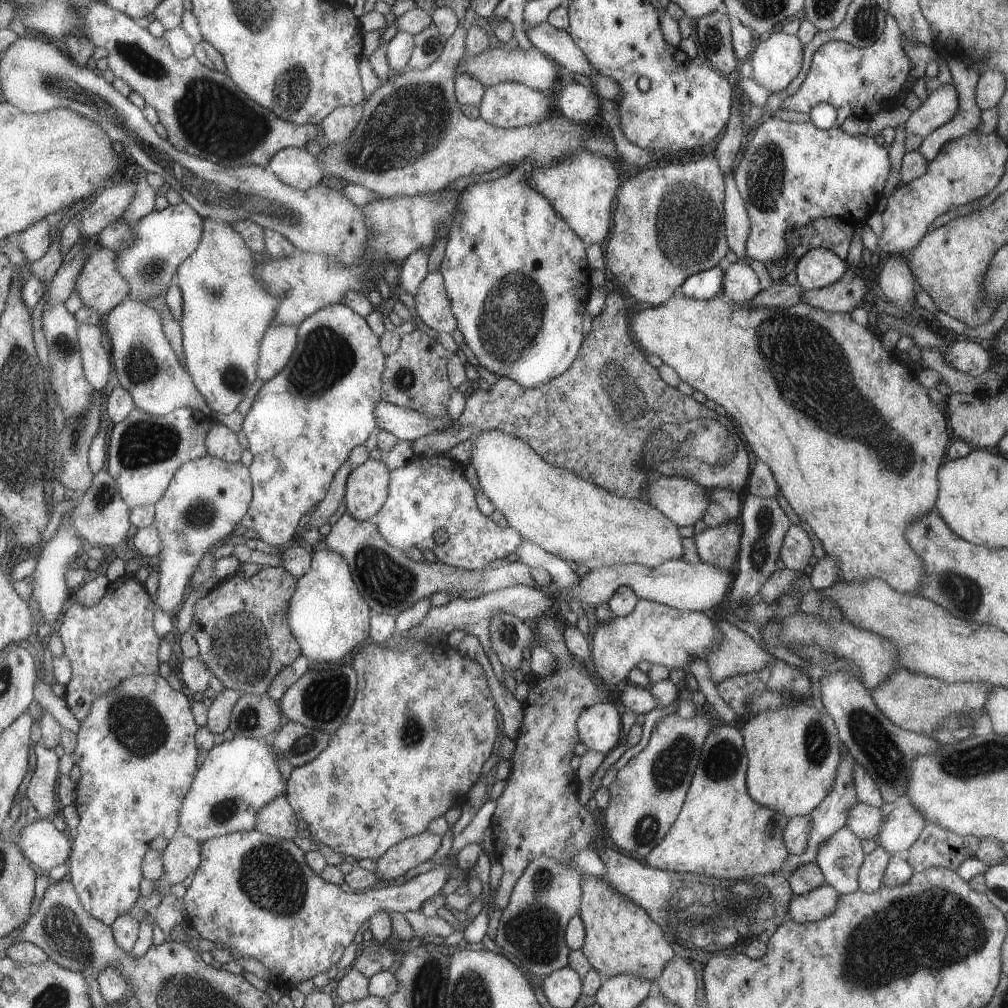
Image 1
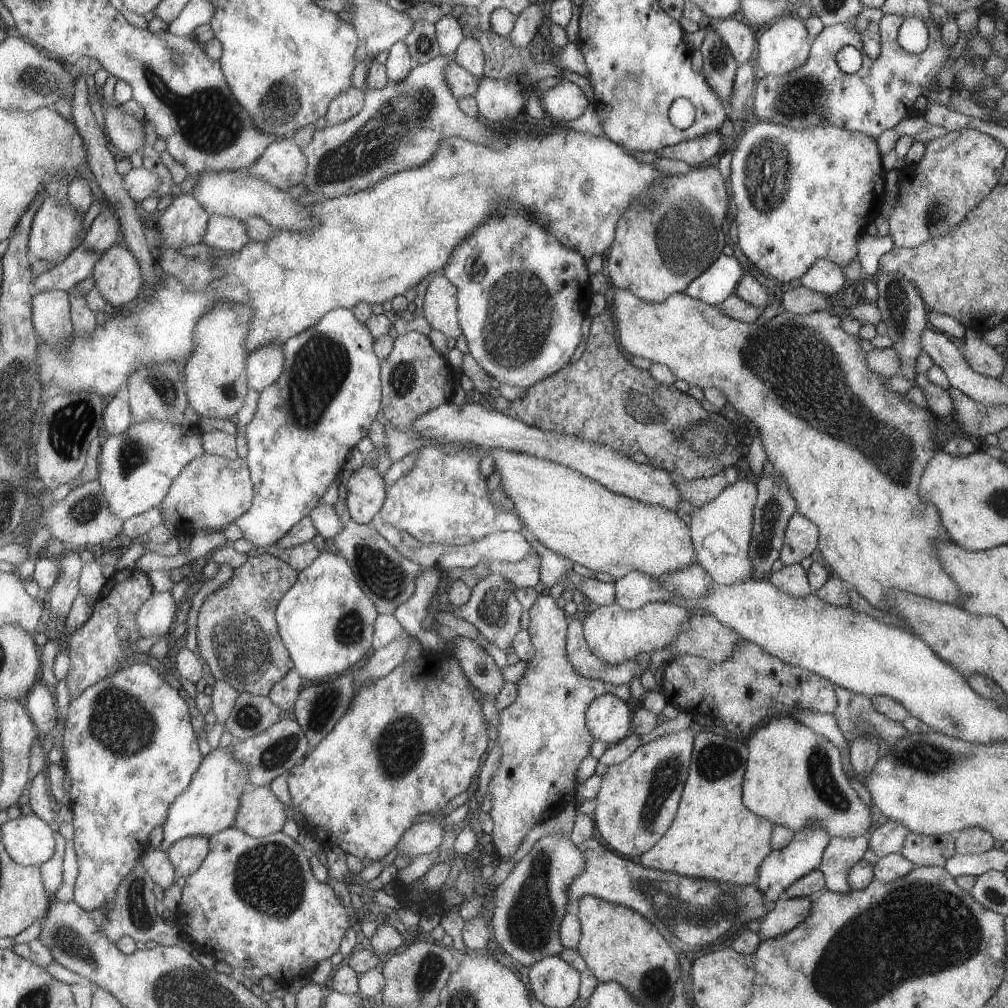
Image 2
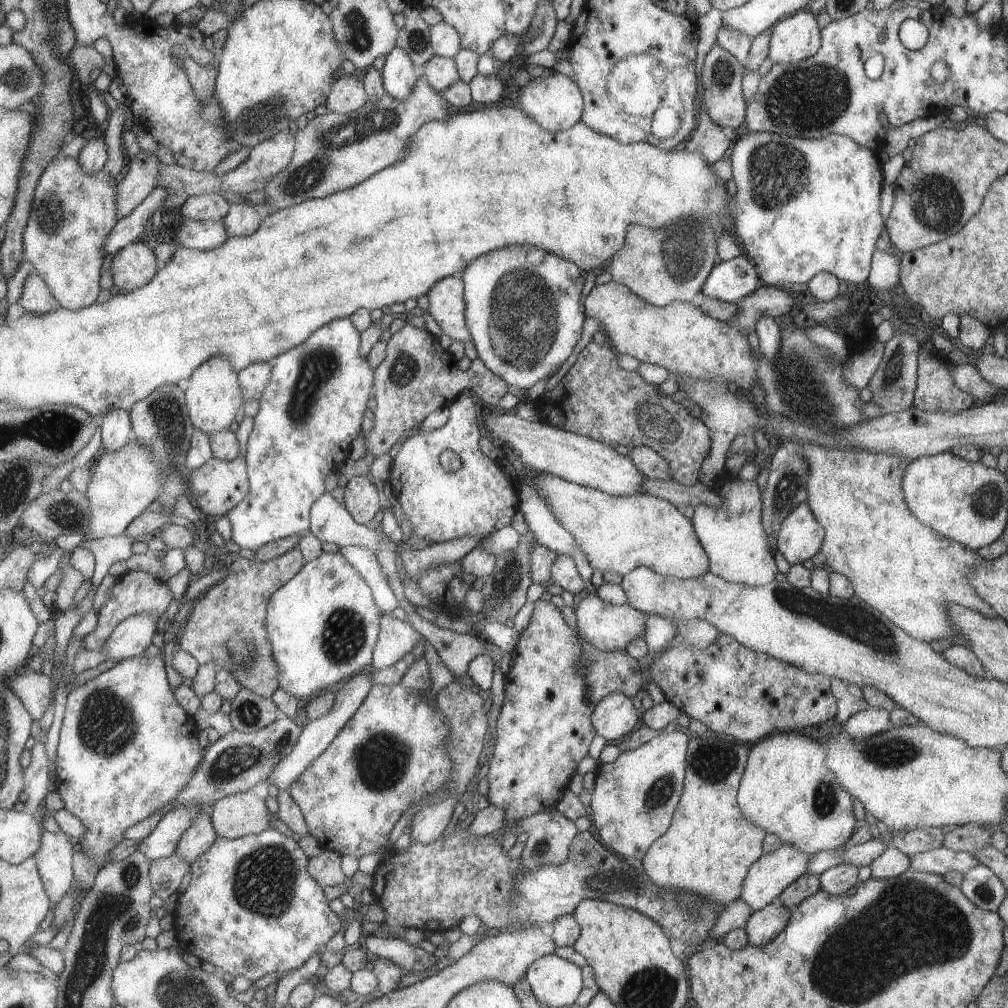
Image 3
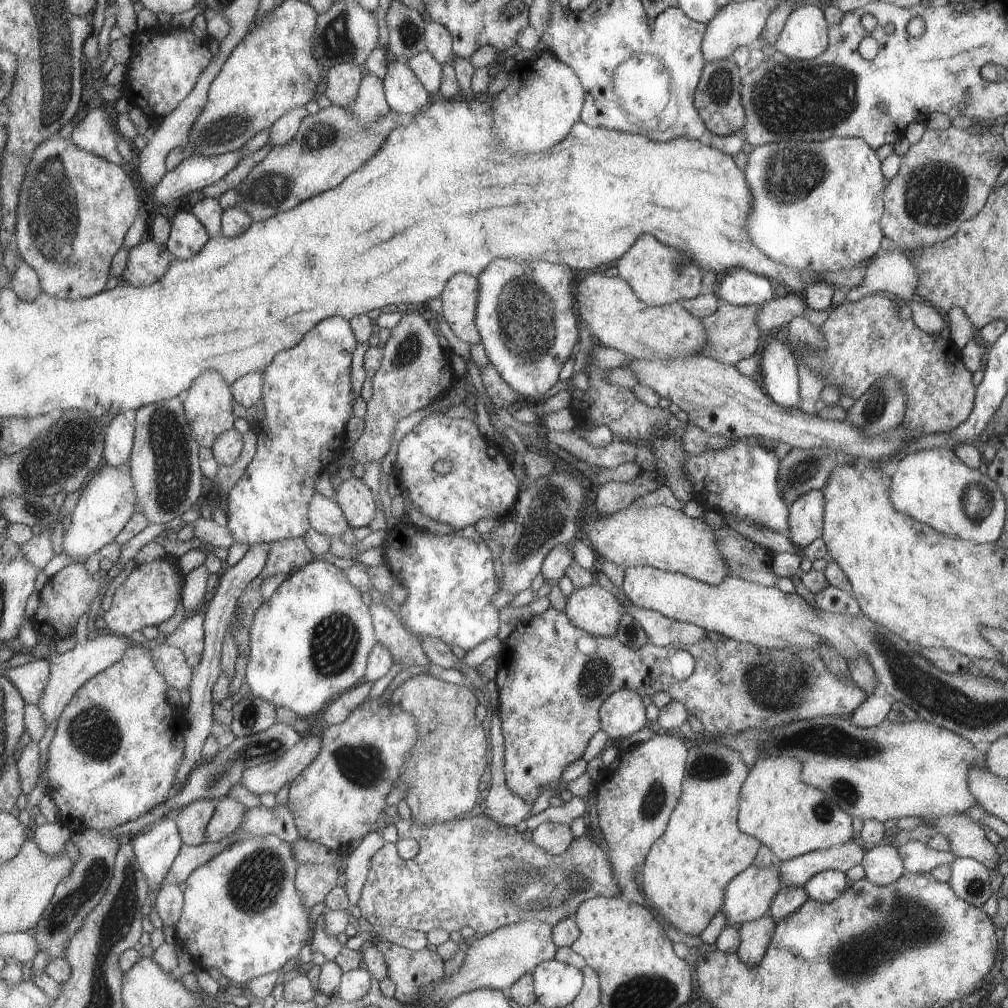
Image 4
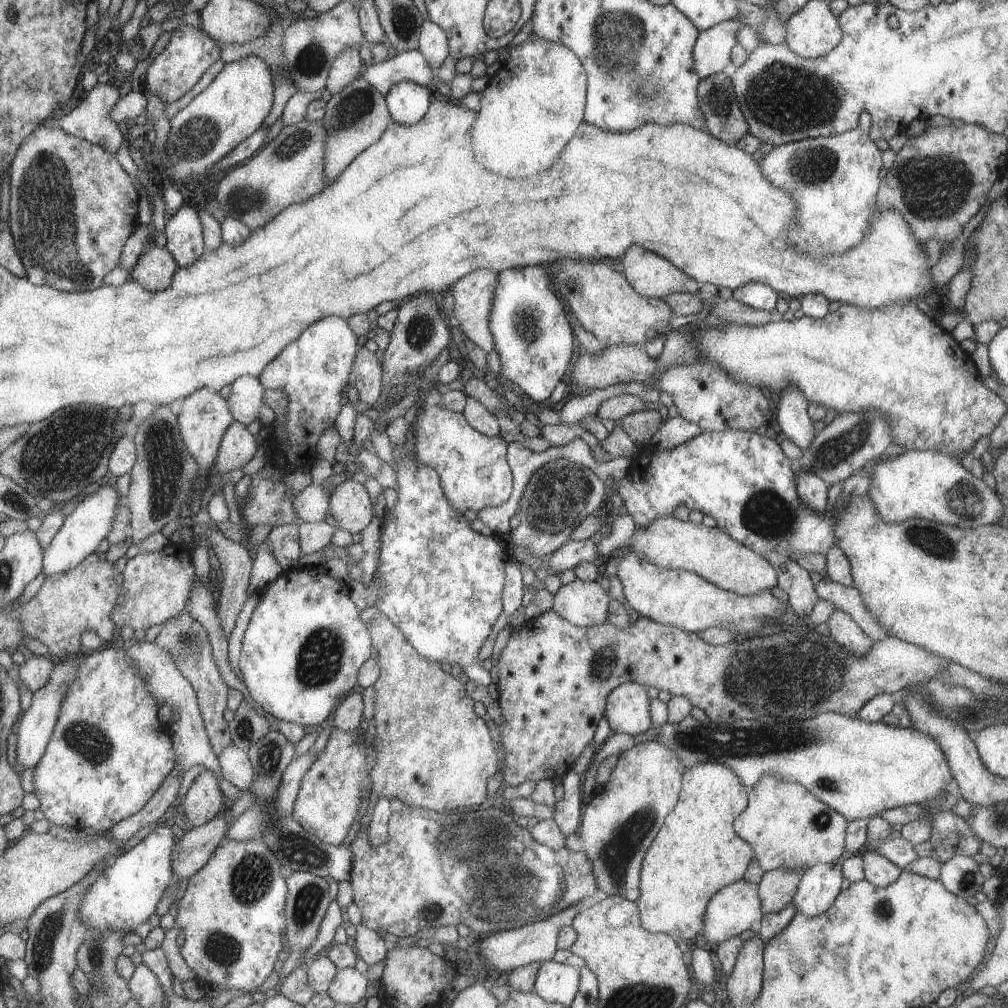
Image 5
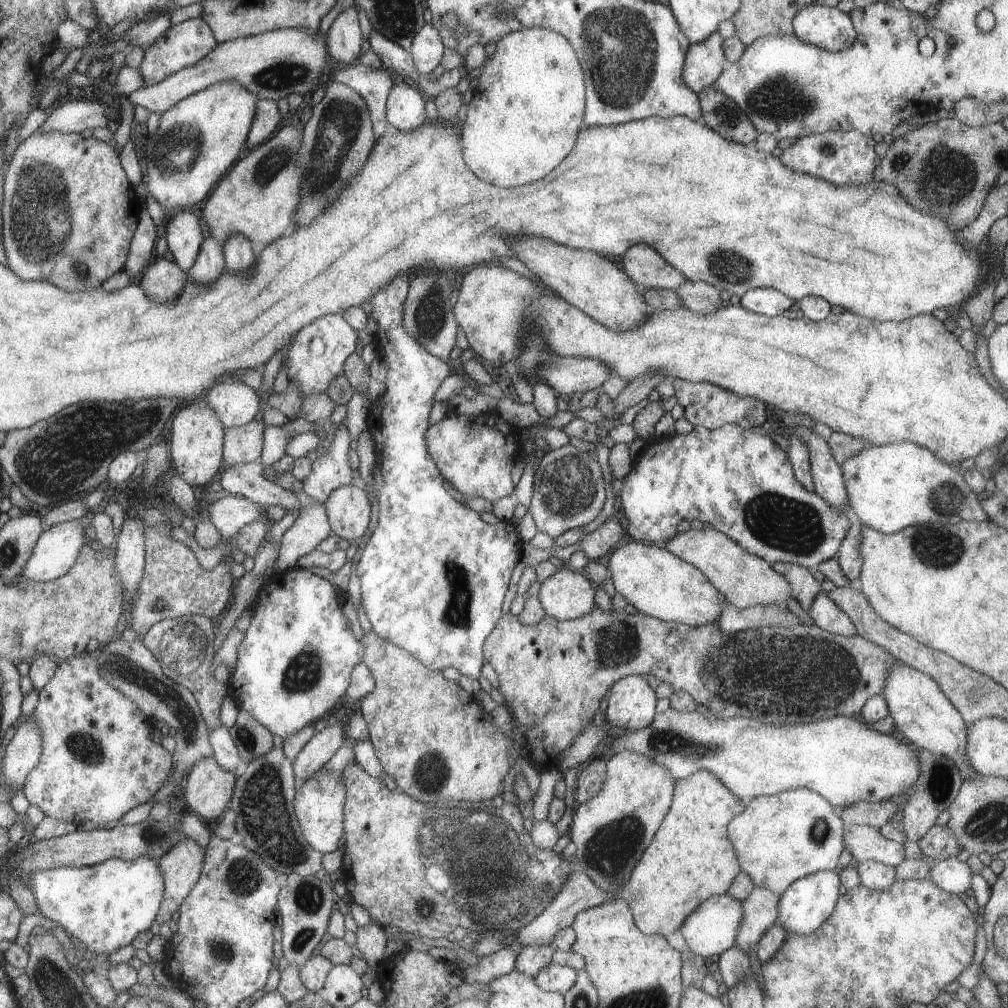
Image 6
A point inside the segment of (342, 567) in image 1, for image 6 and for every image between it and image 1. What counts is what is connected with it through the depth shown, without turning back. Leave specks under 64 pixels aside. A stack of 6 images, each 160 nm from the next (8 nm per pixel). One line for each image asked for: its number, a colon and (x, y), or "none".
2: (324, 619)
3: (322, 623)
4: (309, 641)
5: (303, 644)
6: (294, 662)

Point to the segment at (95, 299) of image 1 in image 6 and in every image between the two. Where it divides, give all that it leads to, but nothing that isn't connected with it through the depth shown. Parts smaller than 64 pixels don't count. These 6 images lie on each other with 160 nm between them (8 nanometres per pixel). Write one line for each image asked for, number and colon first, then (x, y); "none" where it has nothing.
2: (118, 275)
3: (135, 265)
4: (148, 261)
5: (157, 267)
6: (162, 280)

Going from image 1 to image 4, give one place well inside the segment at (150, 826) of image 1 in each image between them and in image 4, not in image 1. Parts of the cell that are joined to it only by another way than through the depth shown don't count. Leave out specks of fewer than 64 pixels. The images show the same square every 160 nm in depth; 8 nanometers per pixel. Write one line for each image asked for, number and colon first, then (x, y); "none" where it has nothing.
2: (130, 752)
3: (126, 750)
4: (113, 757)

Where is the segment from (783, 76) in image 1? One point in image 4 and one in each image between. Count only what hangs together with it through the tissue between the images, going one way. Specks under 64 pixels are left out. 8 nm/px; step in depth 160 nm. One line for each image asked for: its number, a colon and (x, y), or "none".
2: (782, 46)
3: (797, 36)
4: (804, 34)

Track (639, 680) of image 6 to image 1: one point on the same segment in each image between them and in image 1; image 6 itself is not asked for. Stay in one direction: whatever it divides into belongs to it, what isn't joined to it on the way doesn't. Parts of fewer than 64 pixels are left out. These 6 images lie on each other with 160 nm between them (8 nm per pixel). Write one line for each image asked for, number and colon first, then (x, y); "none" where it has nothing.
1: (598, 726)
2: (607, 718)
3: (613, 716)
4: (623, 713)
5: (627, 710)

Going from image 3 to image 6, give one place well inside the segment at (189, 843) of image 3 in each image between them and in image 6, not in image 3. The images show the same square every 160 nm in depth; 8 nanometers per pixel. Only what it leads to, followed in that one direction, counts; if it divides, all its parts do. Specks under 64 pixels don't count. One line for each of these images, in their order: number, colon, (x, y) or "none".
4: (192, 819)
5: (202, 801)
6: (208, 788)

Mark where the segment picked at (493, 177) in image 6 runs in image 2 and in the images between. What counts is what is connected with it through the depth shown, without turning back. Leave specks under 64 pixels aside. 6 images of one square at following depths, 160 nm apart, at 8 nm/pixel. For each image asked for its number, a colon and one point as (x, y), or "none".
2: (564, 101)
3: (554, 103)
4: (542, 100)
5: (532, 104)

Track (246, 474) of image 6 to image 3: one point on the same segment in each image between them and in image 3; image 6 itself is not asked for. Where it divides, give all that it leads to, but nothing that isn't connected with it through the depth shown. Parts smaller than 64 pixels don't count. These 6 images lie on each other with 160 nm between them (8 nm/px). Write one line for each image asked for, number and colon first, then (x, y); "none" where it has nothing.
3: (329, 520)
4: (325, 517)
5: (311, 505)

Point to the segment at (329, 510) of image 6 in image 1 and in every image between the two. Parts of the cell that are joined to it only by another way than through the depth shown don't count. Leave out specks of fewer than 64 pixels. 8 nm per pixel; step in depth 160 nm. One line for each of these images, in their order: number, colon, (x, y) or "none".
1: (366, 486)
2: (364, 489)
3: (360, 496)
4: (354, 499)
5: (349, 505)

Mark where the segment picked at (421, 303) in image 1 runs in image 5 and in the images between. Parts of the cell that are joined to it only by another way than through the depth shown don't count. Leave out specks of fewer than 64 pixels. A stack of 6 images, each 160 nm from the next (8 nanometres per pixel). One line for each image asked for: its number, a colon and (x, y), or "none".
2: (438, 307)
3: (446, 306)
4: (458, 299)
5: (472, 294)

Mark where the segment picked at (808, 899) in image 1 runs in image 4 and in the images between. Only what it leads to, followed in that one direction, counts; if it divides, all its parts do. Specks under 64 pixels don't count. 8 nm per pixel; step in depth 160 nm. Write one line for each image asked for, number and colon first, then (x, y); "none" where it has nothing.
2: (786, 914)
3: (763, 925)
4: (755, 936)

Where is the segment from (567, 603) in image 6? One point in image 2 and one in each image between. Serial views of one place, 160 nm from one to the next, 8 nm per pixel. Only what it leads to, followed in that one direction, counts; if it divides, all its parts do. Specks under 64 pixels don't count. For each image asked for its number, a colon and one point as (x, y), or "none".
2: (614, 635)
3: (608, 627)
4: (593, 609)
5: (584, 604)

